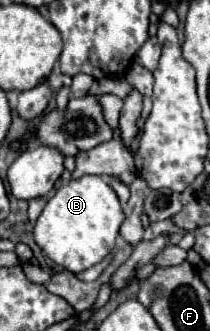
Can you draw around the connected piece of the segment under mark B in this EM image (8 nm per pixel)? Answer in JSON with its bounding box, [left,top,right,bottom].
[33,176,125,274]

